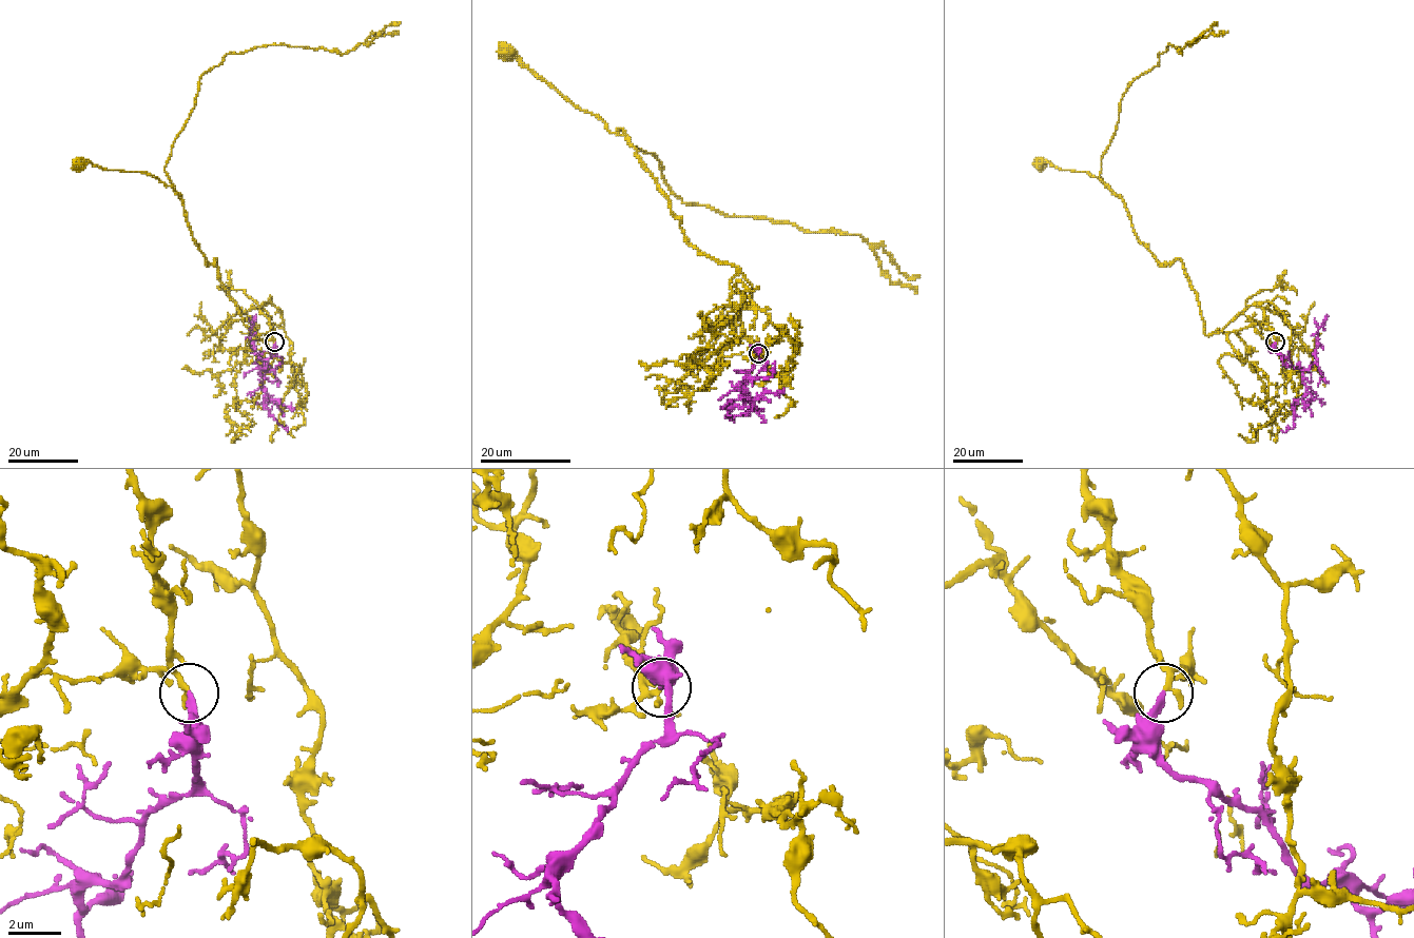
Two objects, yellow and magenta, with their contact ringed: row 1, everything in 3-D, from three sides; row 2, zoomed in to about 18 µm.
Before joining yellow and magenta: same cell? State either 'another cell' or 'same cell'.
same cell

